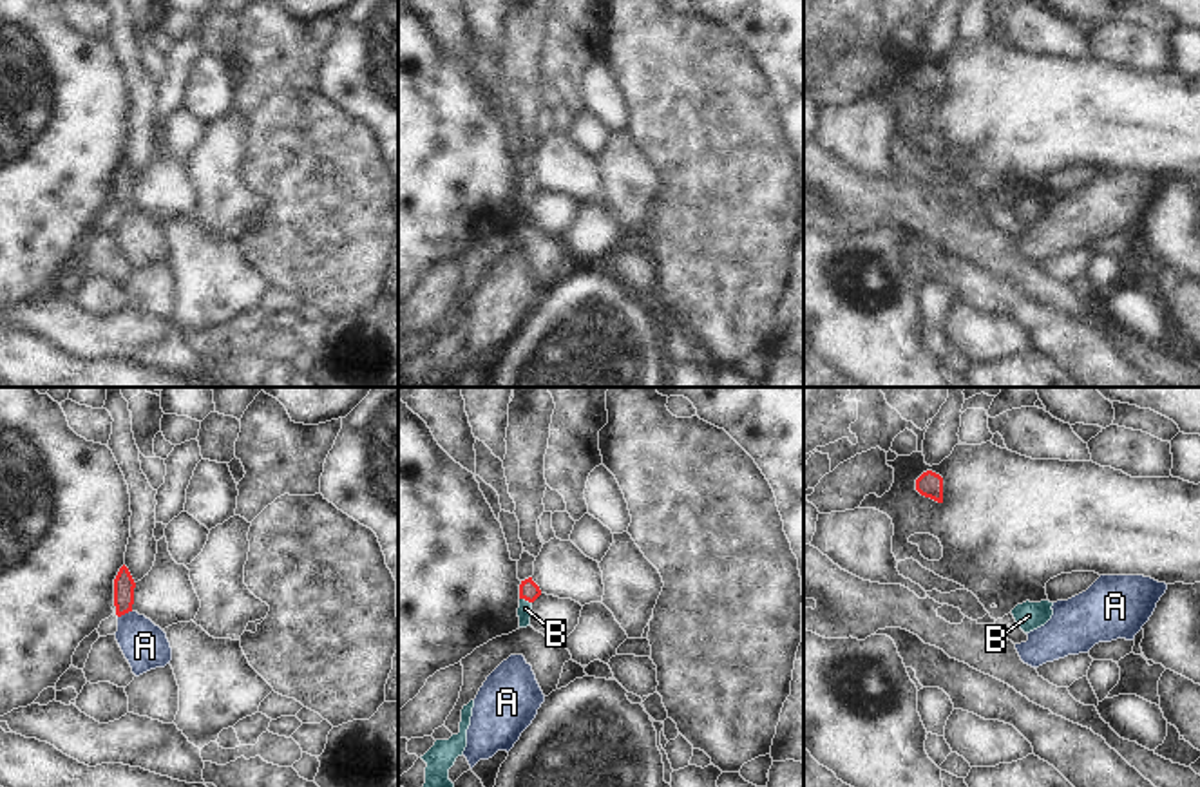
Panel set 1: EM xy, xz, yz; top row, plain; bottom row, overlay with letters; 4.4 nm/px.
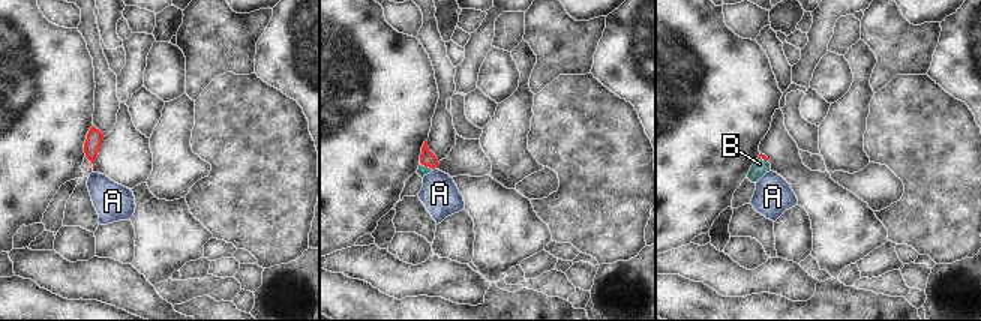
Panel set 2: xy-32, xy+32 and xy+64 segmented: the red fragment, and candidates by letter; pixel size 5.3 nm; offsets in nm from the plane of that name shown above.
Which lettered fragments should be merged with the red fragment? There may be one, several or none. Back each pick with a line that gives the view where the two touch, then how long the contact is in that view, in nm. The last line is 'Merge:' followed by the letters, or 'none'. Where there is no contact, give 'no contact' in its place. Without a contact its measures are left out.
B: contact in xz; length 60 nm
Merge: B

